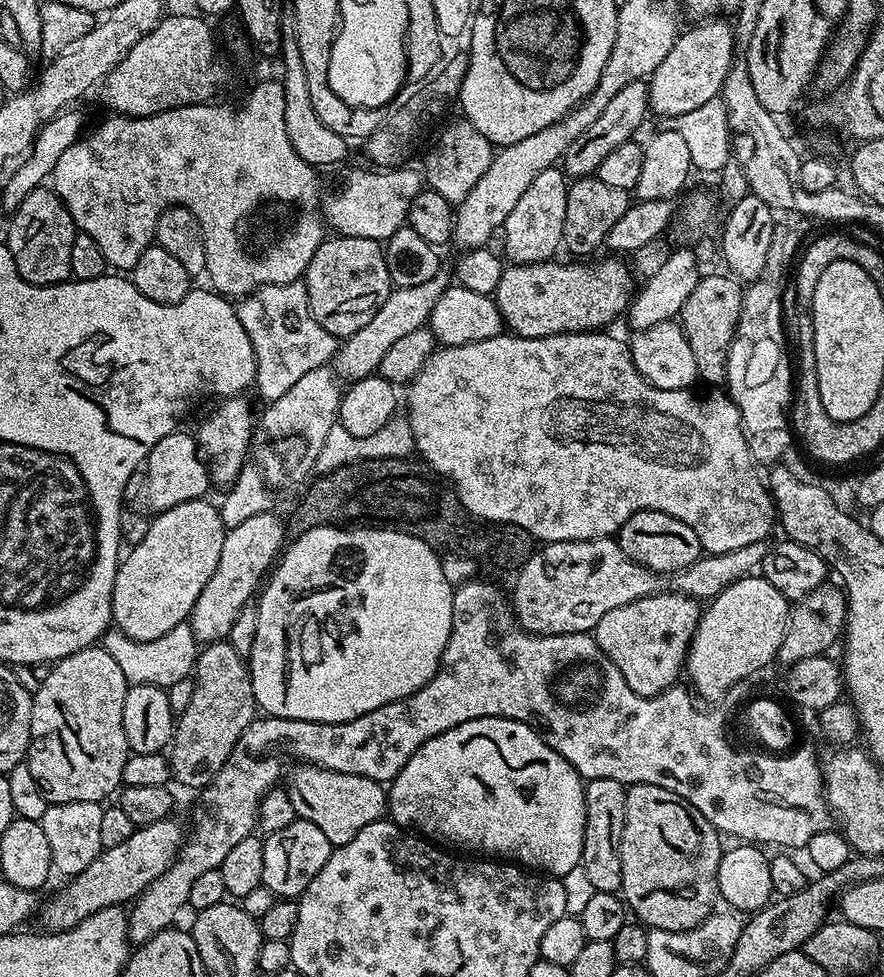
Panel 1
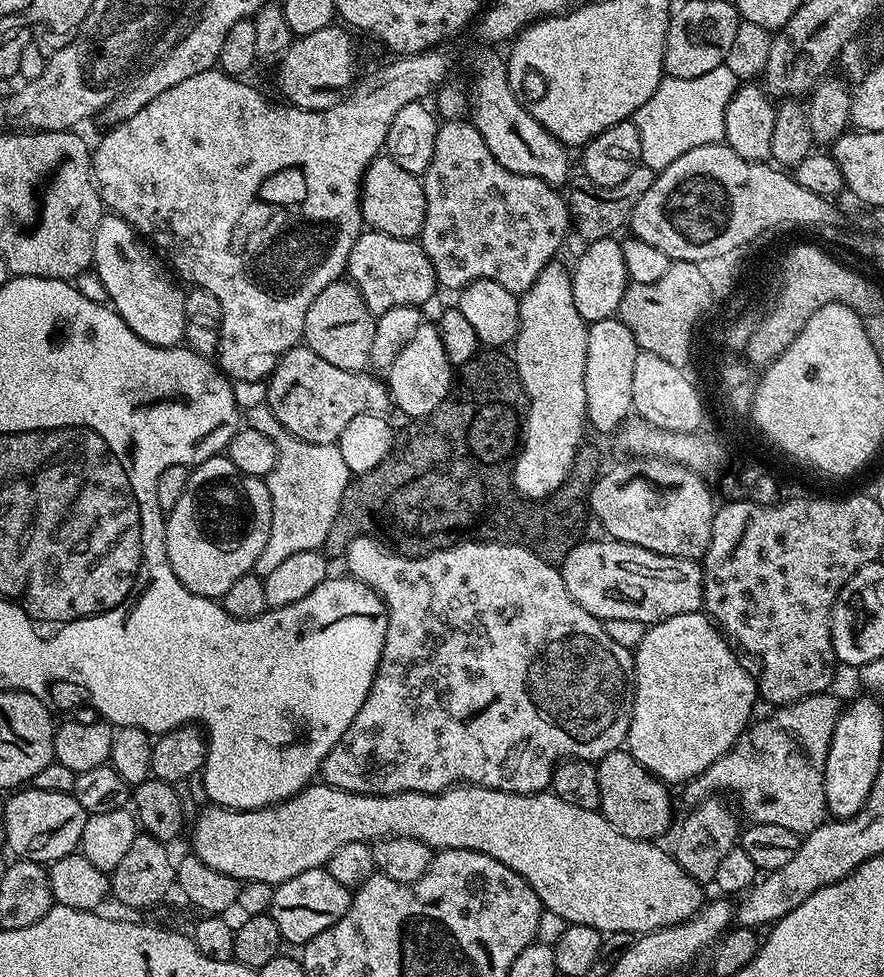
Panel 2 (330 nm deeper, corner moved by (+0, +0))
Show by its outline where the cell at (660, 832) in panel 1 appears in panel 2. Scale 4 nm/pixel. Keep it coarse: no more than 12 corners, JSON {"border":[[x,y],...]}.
{"border":[[627,750],[596,764],[600,806],[618,834],[659,841],[669,785]]}

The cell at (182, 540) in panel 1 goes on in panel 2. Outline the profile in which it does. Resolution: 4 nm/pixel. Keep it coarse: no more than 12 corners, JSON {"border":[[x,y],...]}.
{"border":[[195,465],[164,525],[170,566],[222,598],[270,534],[267,483]]}

